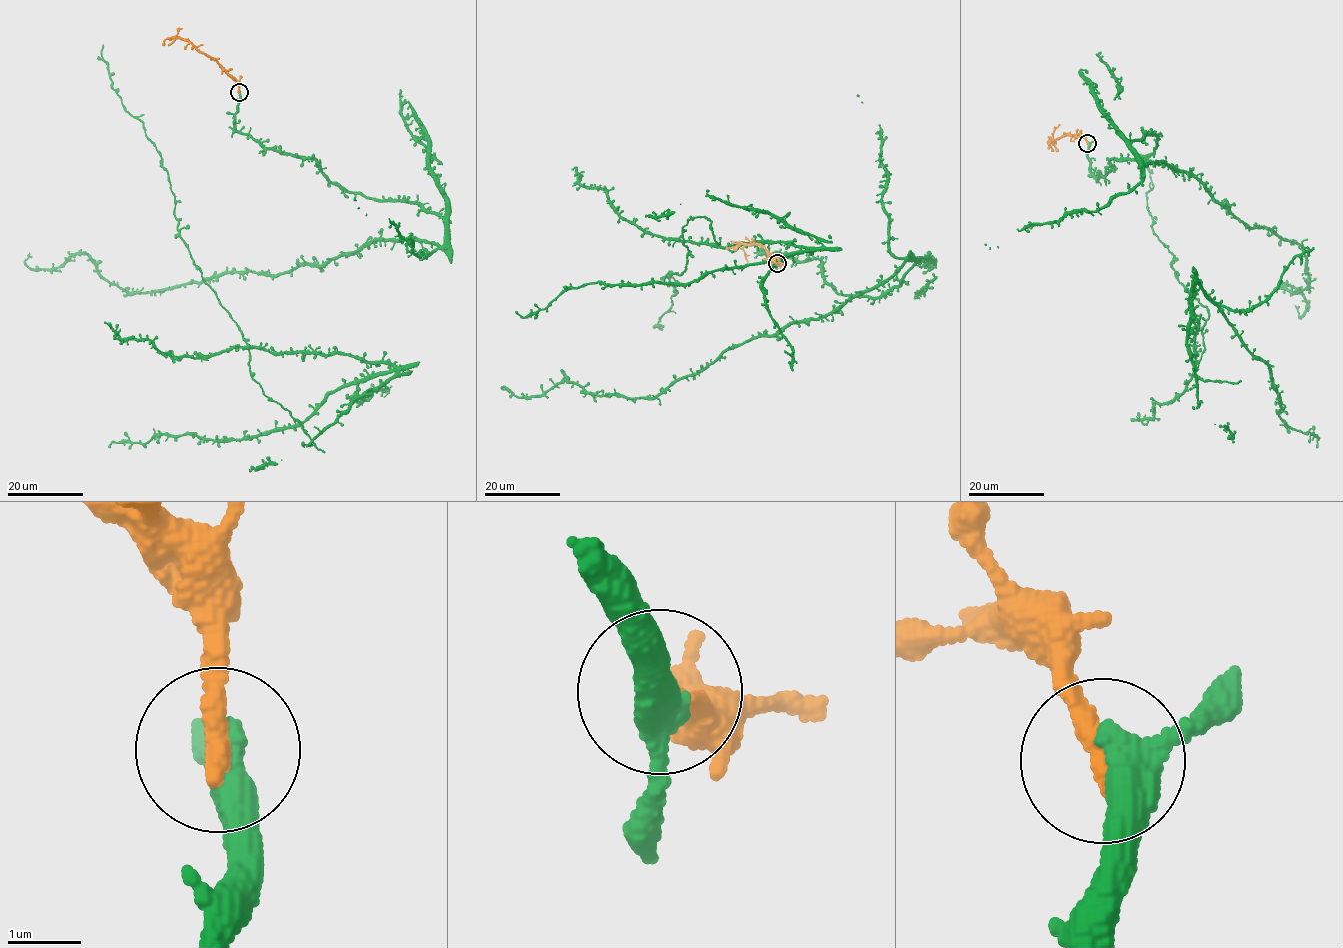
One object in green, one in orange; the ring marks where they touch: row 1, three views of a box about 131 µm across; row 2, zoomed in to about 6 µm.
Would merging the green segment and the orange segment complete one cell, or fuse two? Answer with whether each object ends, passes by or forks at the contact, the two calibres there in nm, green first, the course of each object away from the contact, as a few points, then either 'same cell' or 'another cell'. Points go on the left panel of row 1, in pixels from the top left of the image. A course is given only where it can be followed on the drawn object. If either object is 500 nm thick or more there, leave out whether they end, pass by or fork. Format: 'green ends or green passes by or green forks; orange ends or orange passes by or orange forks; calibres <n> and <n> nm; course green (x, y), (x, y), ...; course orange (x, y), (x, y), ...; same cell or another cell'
green passes by; orange ends; calibres 400 and 340 nm; course green (239, 92), (235, 128), (416, 202), (442, 244), (142, 293), (85, 253), (36, 269), (29, 252); course orange (238, 92), (238, 84), (214, 59), (201, 53), (191, 44), (170, 38), (165, 39), (163, 46); same cell

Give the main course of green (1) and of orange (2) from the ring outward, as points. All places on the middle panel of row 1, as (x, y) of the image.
1: (777, 264), (761, 253), (818, 259), (833, 290), (873, 297), (916, 261), (656, 397), (564, 378), (509, 389)
2: (777, 263), (758, 245), (726, 248)

